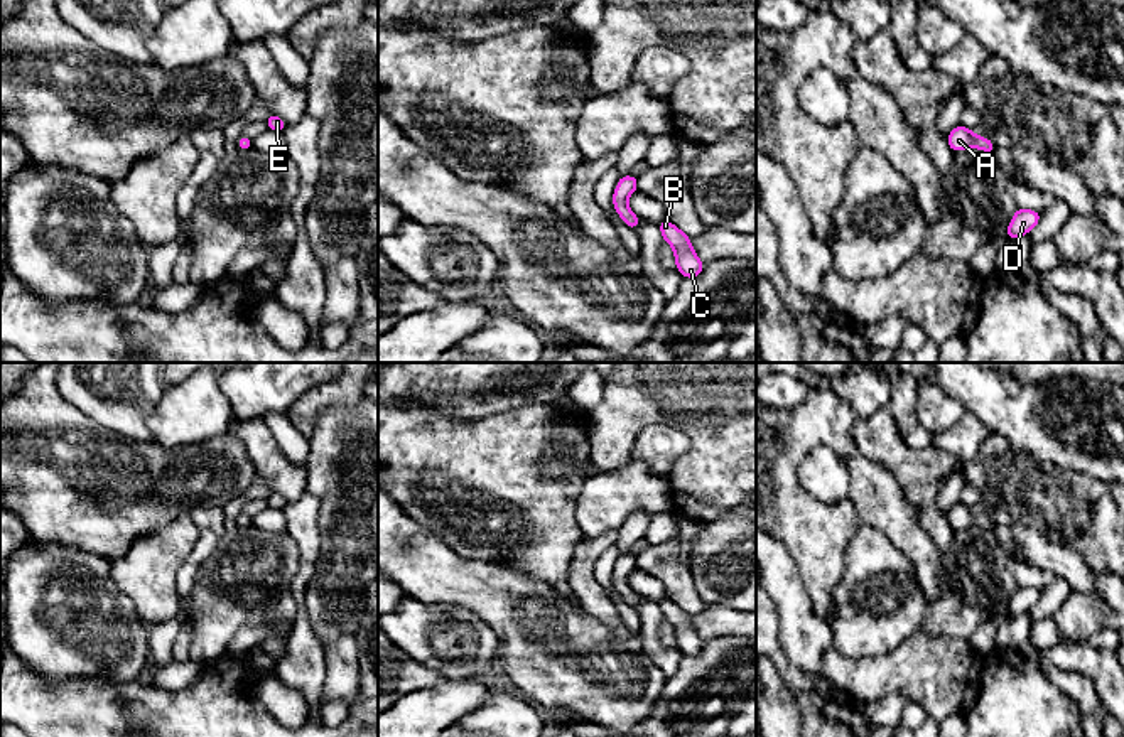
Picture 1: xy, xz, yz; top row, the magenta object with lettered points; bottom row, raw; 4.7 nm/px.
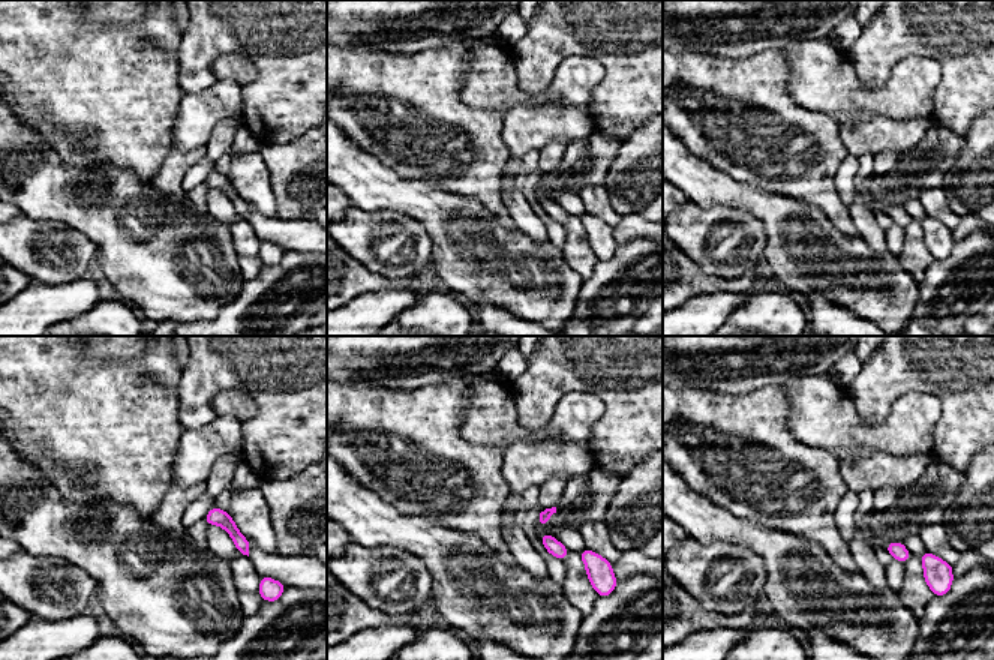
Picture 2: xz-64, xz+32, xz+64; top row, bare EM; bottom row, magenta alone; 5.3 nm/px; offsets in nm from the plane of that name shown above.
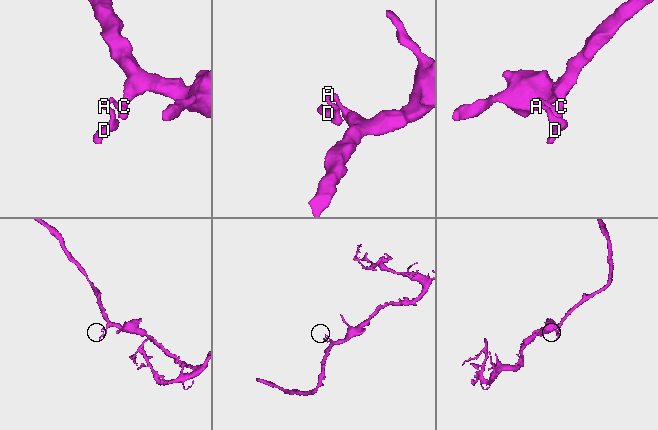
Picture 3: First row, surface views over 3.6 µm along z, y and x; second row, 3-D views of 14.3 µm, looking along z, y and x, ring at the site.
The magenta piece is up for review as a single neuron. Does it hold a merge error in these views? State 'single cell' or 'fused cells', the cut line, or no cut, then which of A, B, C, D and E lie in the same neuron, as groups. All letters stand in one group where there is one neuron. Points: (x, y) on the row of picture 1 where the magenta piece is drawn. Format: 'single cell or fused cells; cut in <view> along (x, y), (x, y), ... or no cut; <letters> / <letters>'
single cell; no cut; A B C D E

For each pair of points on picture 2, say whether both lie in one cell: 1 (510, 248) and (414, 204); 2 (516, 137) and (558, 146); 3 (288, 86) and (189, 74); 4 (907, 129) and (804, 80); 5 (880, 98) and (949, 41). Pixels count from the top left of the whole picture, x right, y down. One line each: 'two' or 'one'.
1: one
2: two
3: one
4: two
5: two

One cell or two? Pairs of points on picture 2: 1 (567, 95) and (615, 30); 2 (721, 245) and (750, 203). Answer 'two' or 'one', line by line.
1: two
2: two

